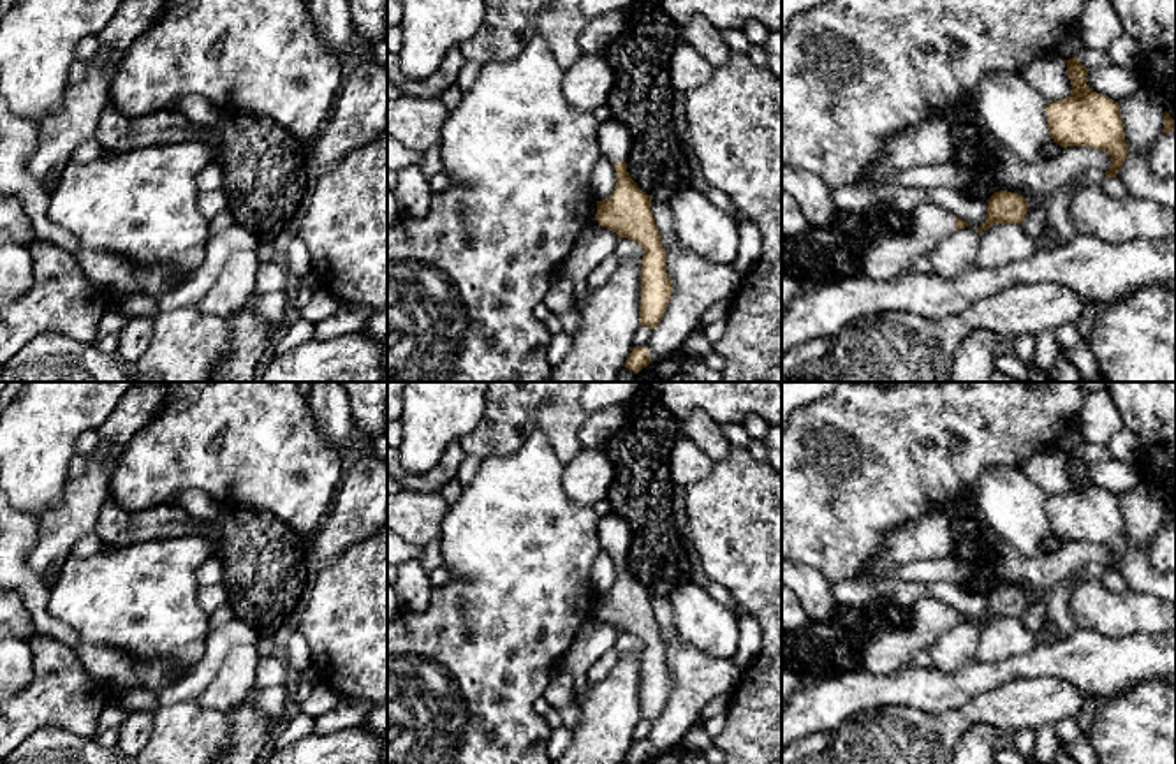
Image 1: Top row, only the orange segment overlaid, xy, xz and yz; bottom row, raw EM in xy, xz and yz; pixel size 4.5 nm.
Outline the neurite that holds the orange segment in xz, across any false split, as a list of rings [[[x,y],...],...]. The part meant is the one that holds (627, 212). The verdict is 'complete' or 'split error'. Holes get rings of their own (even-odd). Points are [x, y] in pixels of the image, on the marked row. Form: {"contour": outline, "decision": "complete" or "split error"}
{"contour": [[[614,120],[600,123],[599,146],[614,165],[616,187],[609,197],[597,201],[595,220],[618,238],[634,239],[644,248],[639,324],[653,329],[667,310],[673,280],[667,273],[665,246],[651,213],[651,197],[627,173],[632,137],[623,125]]], "decision": "split error"}

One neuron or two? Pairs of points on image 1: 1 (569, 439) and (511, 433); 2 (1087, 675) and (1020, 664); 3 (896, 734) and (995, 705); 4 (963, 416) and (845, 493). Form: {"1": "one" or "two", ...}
{"1": "one", "2": "one", "3": "one", "4": "one"}

